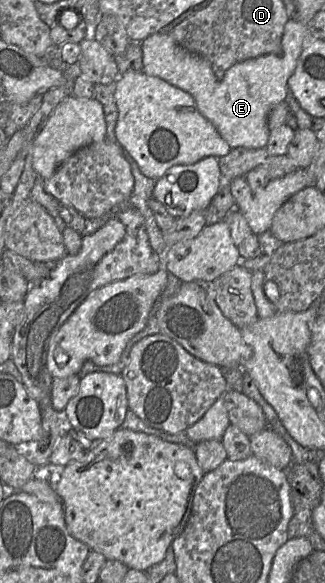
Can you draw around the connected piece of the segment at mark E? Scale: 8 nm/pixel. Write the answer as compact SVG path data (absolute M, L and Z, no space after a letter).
M295 17L289 18L283 31L280 54L267 54L238 62L225 70L219 81L209 61L178 45L170 33L157 32L140 43L142 71L191 94L199 112L214 125L231 149L264 148L270 134L268 114L274 106L285 101L288 79L295 71L304 48L307 29L308 26Z

